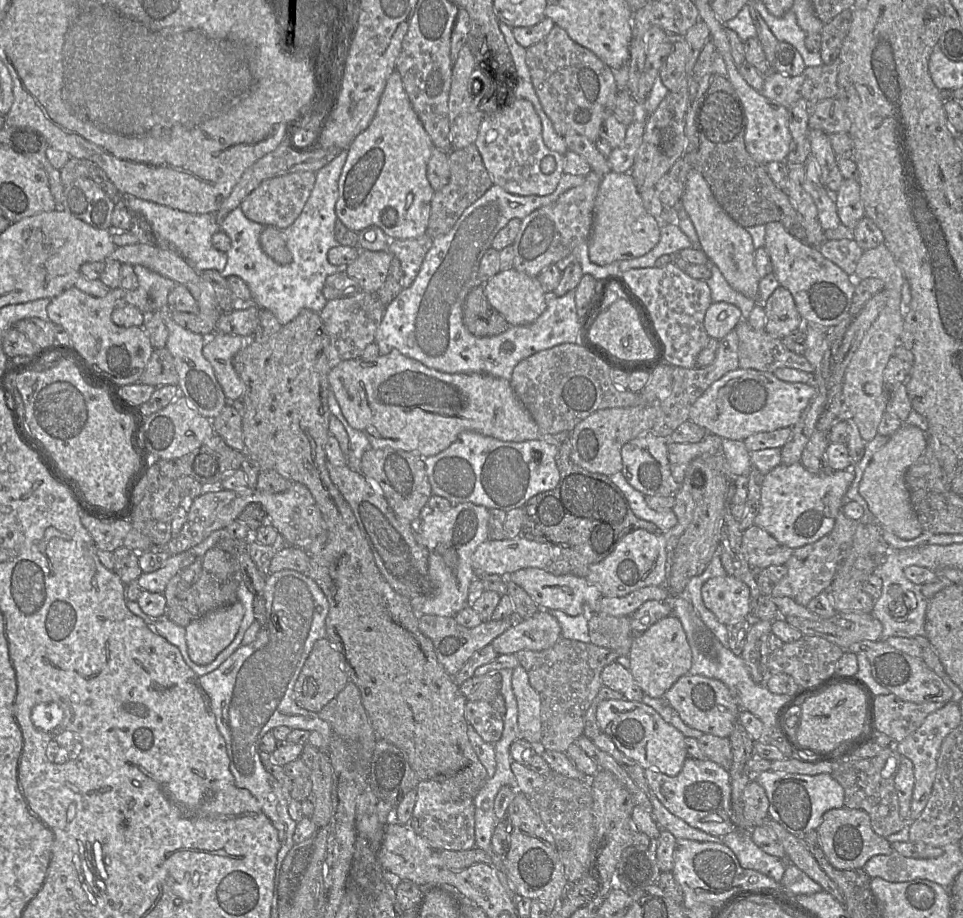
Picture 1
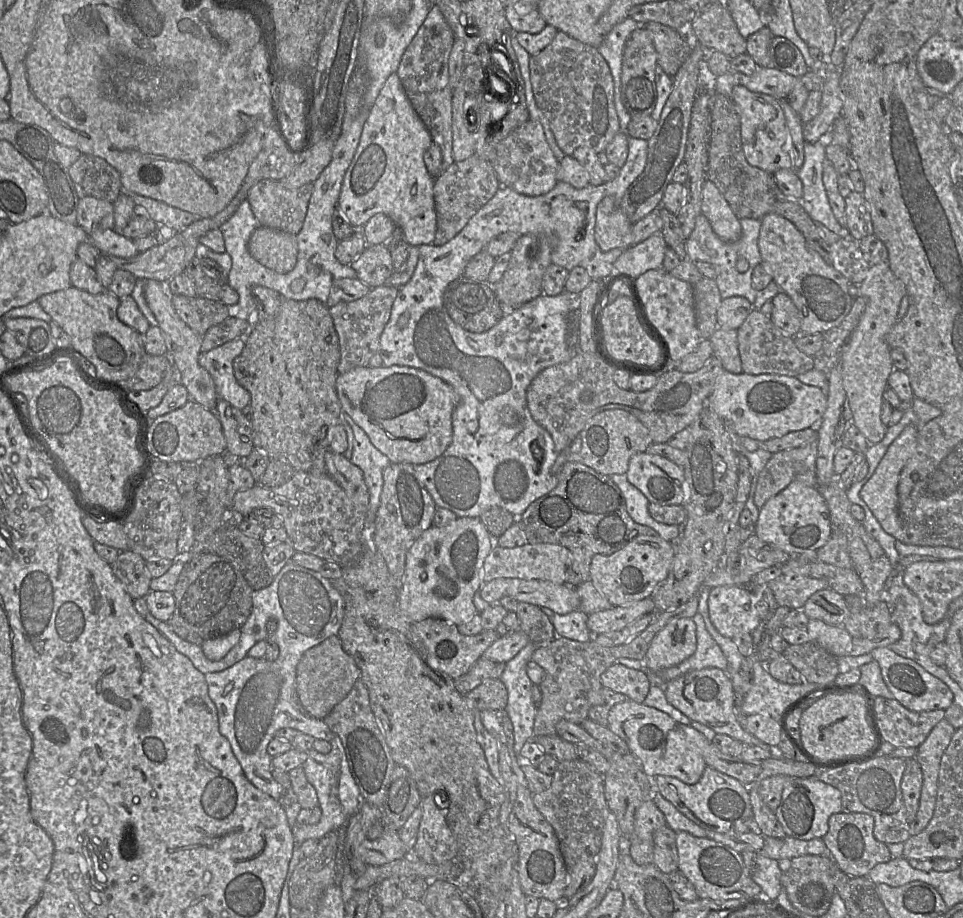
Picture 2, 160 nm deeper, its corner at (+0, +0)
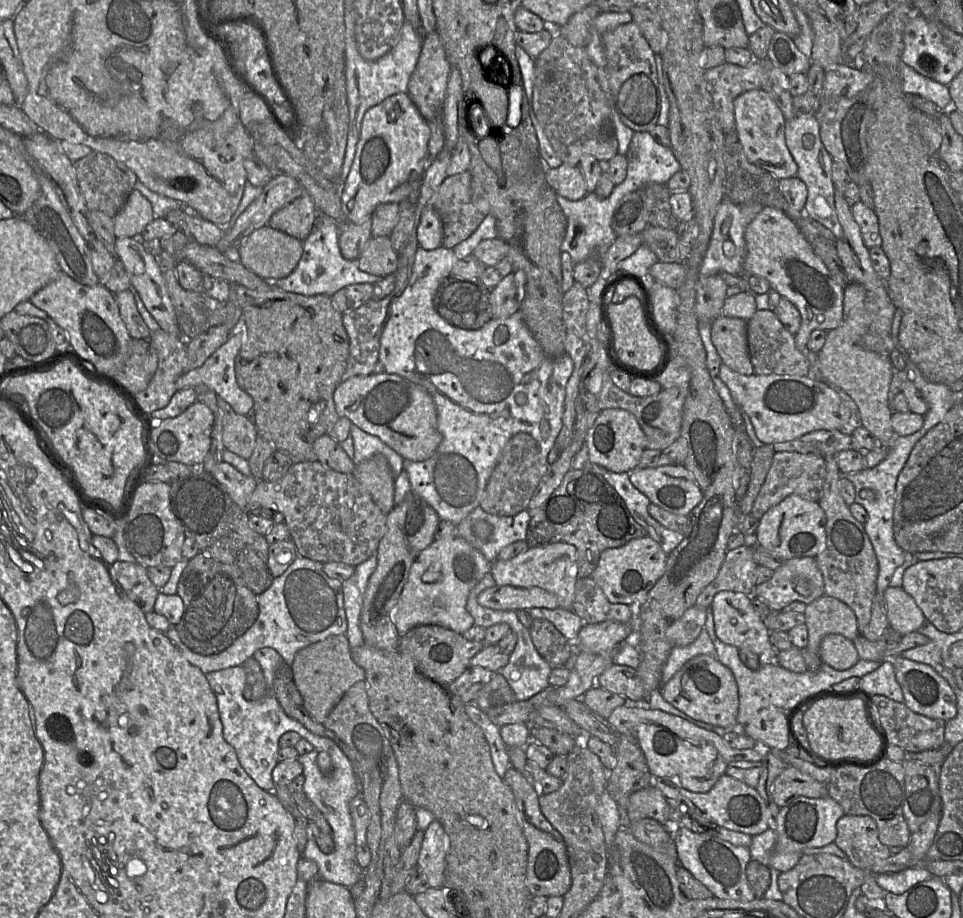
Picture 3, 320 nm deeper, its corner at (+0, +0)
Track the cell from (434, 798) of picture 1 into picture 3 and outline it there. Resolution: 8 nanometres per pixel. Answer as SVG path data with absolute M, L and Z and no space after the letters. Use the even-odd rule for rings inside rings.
M438 820L432 821L424 831L417 867L420 868L429 887L441 888L445 885L448 836Z

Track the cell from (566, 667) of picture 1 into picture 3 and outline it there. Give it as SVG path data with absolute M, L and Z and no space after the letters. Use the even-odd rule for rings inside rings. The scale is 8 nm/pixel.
M742 545L727 551L717 577L701 592L695 606L710 608L715 595L720 591L741 592L754 596L755 570L754 547Z

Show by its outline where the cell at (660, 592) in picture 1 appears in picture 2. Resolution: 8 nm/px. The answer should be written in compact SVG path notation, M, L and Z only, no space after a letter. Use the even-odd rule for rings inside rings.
M647 597L629 605L613 606L608 610L588 615L588 628L594 635L622 630L639 617L657 612L652 597Z

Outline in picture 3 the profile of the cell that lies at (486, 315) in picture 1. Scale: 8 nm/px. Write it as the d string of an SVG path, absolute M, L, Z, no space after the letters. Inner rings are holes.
M448 277L438 286L433 307L450 325L477 330L490 322L491 290L480 280Z

